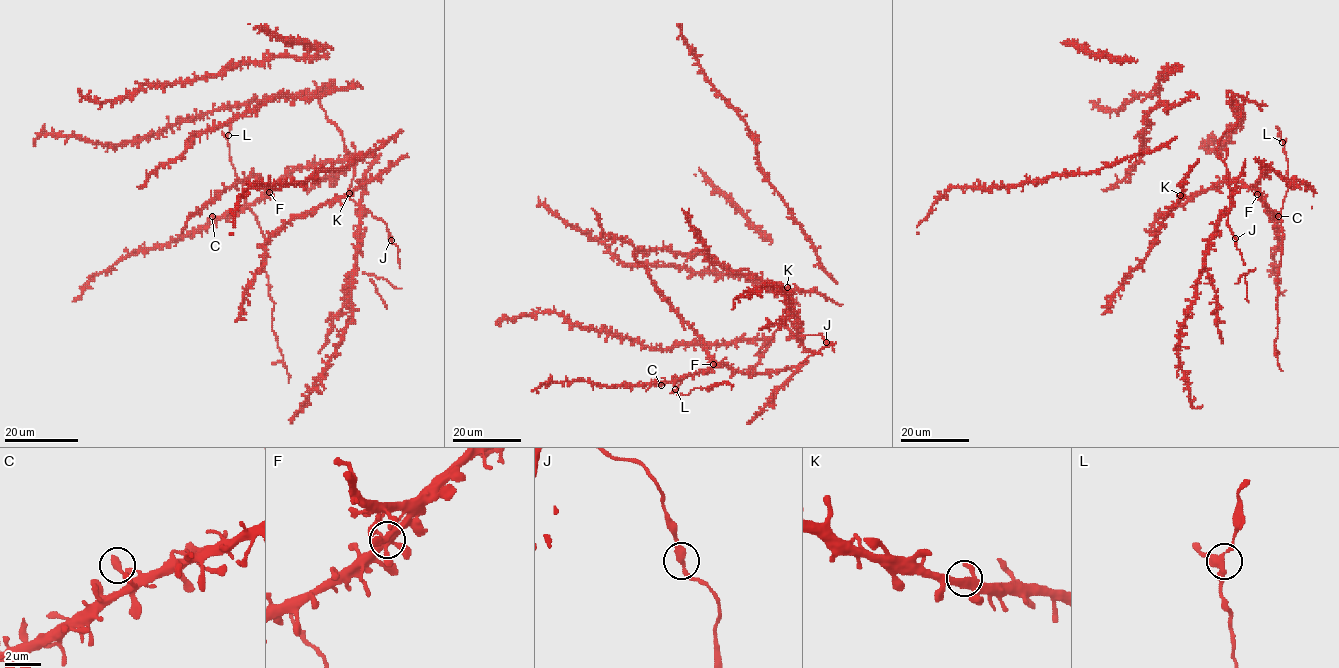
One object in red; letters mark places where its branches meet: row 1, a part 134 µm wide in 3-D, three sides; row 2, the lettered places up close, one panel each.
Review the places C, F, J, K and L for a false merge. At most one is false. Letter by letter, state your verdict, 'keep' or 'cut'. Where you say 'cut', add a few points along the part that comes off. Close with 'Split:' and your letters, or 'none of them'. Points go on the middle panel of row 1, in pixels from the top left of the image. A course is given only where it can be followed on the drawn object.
C: keep
F: keep
J: keep
K: keep
L: keep
Split: none of them

